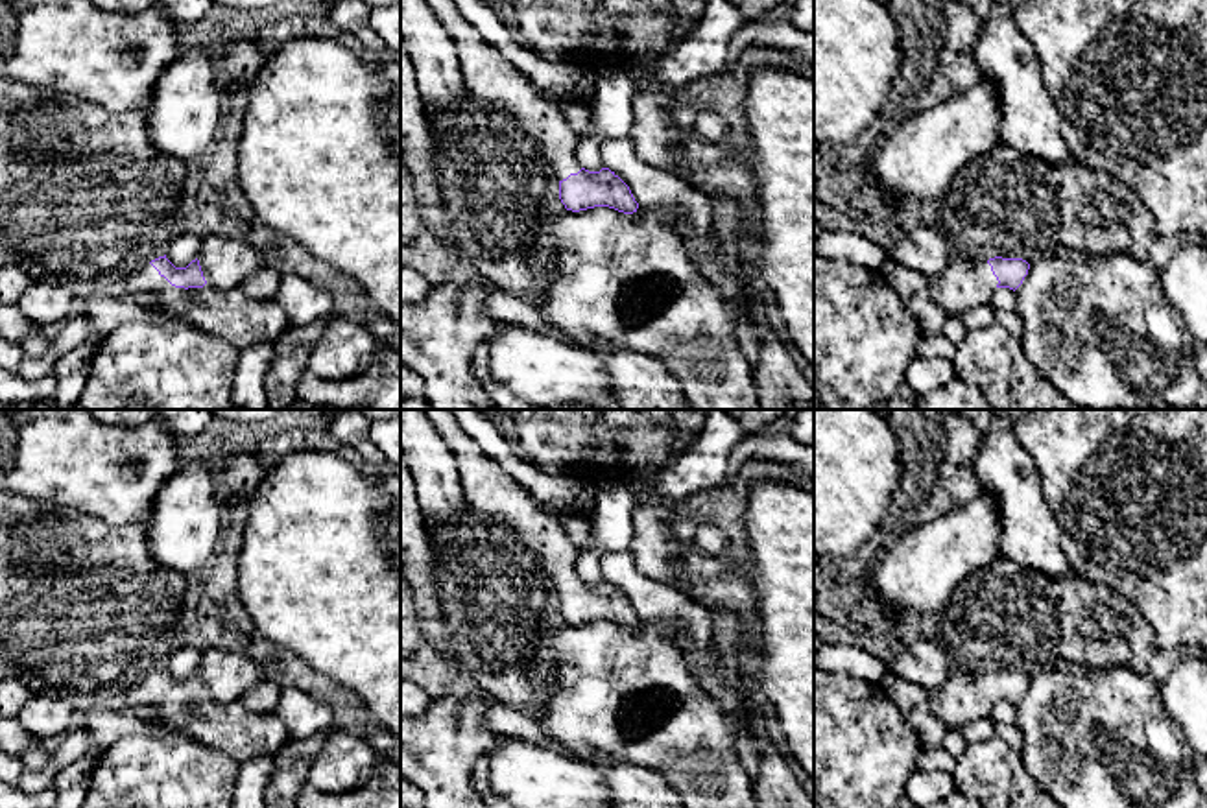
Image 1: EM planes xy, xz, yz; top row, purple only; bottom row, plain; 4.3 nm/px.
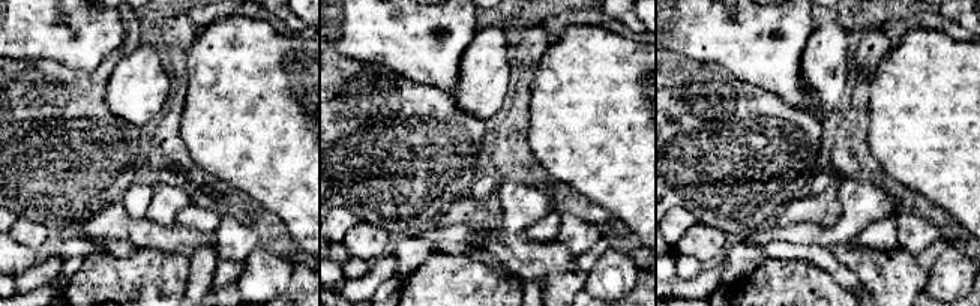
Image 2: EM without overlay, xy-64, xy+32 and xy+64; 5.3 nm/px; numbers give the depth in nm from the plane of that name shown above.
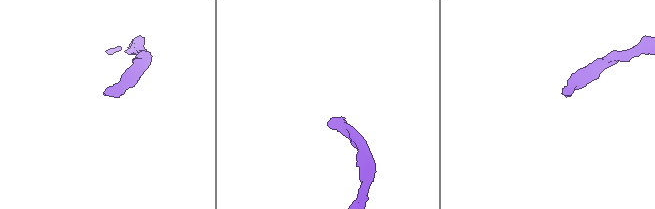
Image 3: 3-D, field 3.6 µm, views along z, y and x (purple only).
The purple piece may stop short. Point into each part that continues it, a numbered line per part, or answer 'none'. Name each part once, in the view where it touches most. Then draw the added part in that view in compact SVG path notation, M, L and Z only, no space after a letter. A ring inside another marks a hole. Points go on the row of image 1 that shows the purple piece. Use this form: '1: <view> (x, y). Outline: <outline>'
1: xy (233, 316). Outline: M151 264L127 280L127 293L153 293L172 317L220 336L236 351L268 341L273 347L264 376L268 410L286 410L297 398L310 349L277 351L279 339L293 327L277 301L253 301L242 290L220 291L209 282L203 288L175 288Z

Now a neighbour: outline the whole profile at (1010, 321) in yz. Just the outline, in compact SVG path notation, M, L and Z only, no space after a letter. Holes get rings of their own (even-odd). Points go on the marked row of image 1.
M995 310L995 321L1017 339L1024 336L1024 325L1017 312Z

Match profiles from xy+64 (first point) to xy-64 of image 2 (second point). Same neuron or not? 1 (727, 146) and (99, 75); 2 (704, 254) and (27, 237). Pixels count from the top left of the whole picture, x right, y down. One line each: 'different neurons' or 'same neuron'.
1: same neuron
2: same neuron

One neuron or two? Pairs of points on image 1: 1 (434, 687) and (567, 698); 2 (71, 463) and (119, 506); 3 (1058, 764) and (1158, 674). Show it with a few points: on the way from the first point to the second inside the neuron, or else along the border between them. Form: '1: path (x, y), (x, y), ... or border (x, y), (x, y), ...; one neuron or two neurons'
1: border (547, 652), (545, 674), (550, 692), (526, 711); two neurons
2: path (82, 469), (107, 495); one neuron
3: border (1147, 676), (1158, 685); two neurons

